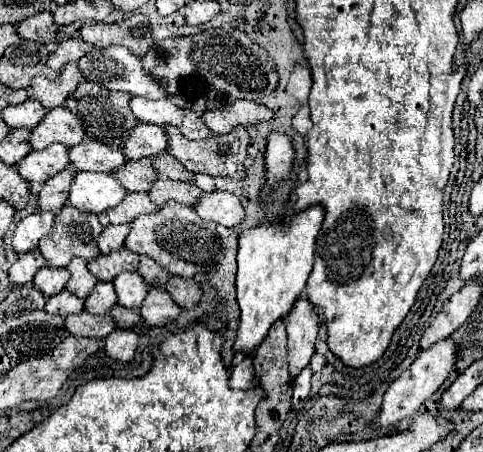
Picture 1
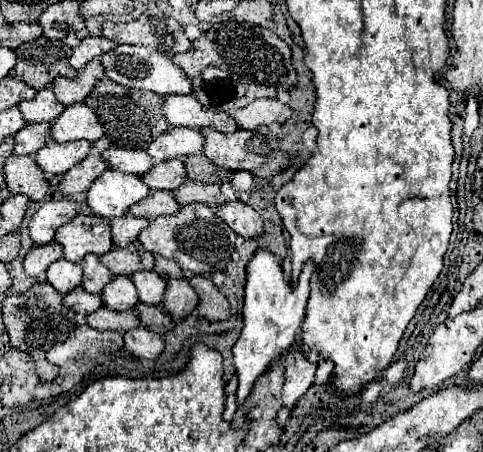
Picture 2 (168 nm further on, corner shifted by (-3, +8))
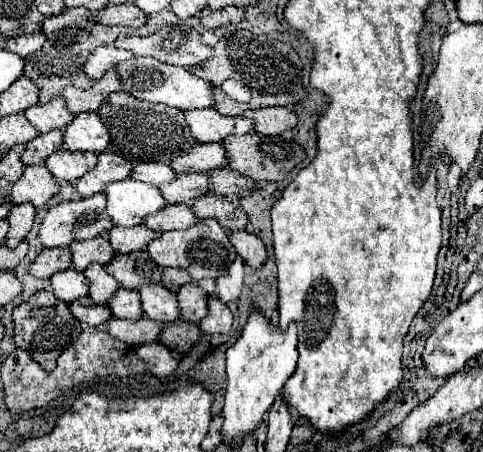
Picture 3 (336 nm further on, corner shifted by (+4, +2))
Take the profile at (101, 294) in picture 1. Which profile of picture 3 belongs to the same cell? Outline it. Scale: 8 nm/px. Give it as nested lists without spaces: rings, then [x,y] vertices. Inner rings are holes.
[[[119,288],[113,298],[109,300],[109,308],[113,310],[115,318],[125,318],[125,320],[139,320],[143,316],[141,310],[141,298],[137,290],[125,290]]]

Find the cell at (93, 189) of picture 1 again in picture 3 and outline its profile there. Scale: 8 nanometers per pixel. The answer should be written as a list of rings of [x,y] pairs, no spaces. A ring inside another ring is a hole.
[[[123,180],[113,182],[105,188],[107,194],[107,214],[117,226],[139,226],[145,216],[167,206],[161,190],[157,186]]]

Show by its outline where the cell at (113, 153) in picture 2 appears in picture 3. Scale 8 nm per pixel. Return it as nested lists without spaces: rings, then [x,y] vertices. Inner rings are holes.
[[[143,162],[133,168],[131,178],[153,184],[153,186],[163,186],[167,182],[173,182],[173,178],[177,178],[177,174],[173,168],[169,168],[163,162]]]

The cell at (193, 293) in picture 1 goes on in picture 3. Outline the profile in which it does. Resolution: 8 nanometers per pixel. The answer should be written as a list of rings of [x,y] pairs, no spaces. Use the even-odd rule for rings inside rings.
[[[209,298],[209,314],[199,322],[201,332],[205,334],[229,334],[233,326],[233,314],[227,304],[217,298]]]

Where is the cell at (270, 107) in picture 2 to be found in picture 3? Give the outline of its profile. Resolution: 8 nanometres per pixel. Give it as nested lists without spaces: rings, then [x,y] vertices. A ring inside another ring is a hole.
[[[261,108],[245,112],[255,122],[255,132],[259,134],[283,134],[297,126],[297,114],[289,108]]]

